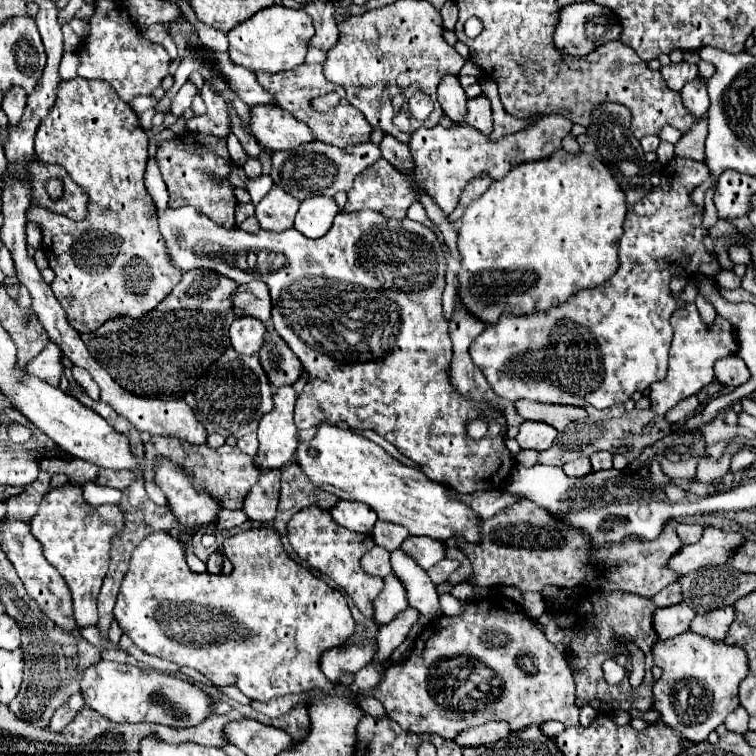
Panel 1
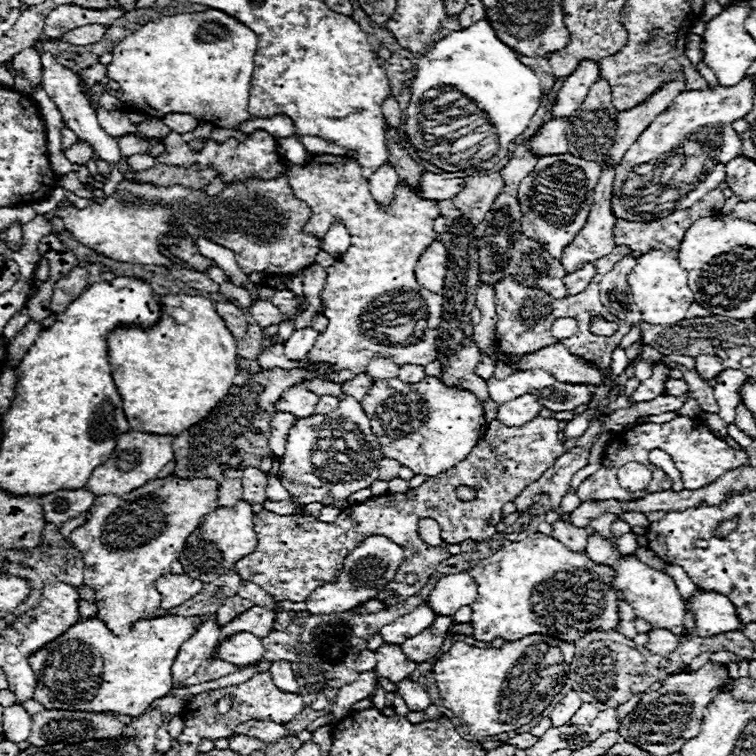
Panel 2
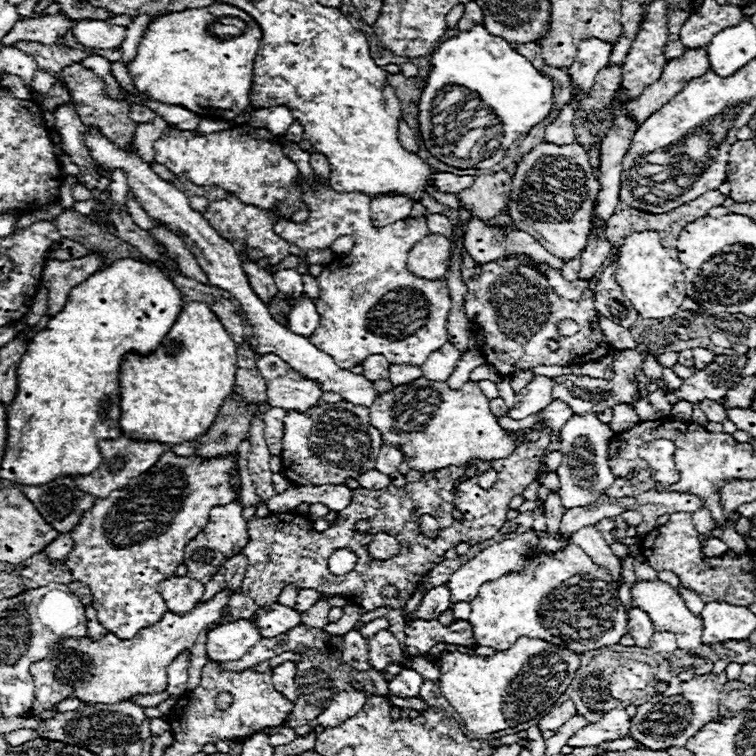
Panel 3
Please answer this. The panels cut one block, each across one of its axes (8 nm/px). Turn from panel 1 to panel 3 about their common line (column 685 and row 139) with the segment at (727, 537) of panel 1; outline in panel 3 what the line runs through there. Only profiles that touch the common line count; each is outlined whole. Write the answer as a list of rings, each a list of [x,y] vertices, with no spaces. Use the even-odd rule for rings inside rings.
[[[566,104],[558,118],[546,128],[546,142],[552,142],[552,144],[570,144],[574,142],[576,136],[574,136],[574,108],[570,104]]]

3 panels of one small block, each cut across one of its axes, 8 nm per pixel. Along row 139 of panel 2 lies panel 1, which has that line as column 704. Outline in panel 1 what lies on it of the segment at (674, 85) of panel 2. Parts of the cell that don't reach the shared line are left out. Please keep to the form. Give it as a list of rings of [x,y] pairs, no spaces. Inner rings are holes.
[[[726,606],[726,608],[712,610],[710,614],[704,614],[704,616],[696,616],[690,624],[690,630],[694,630],[696,634],[702,634],[704,638],[714,638],[720,642],[726,636],[732,620],[734,620],[734,608]]]

